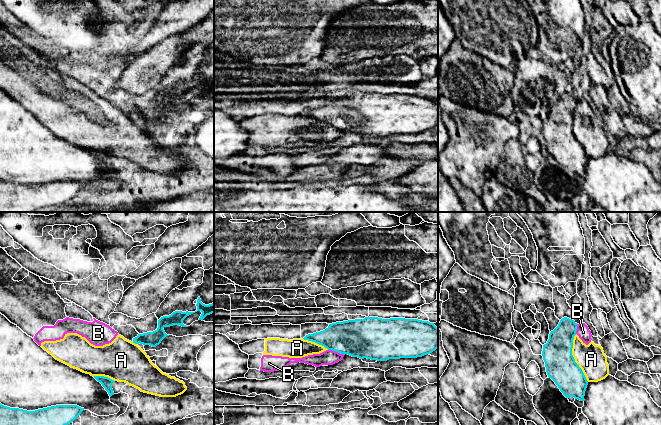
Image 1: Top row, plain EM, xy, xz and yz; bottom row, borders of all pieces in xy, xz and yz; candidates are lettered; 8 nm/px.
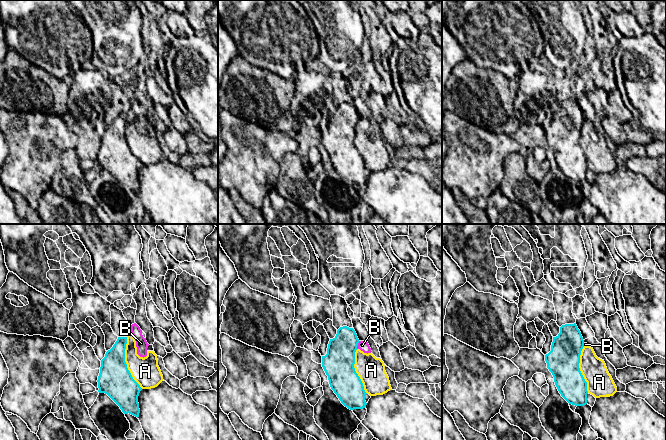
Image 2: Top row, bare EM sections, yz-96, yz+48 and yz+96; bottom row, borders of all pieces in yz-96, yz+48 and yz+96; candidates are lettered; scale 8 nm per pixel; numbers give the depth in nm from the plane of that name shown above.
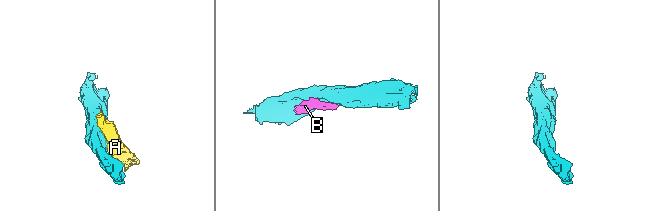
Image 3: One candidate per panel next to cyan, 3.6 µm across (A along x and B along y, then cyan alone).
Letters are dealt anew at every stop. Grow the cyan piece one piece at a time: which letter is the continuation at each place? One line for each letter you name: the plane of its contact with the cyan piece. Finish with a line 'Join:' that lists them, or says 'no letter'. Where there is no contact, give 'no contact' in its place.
Join: no letter

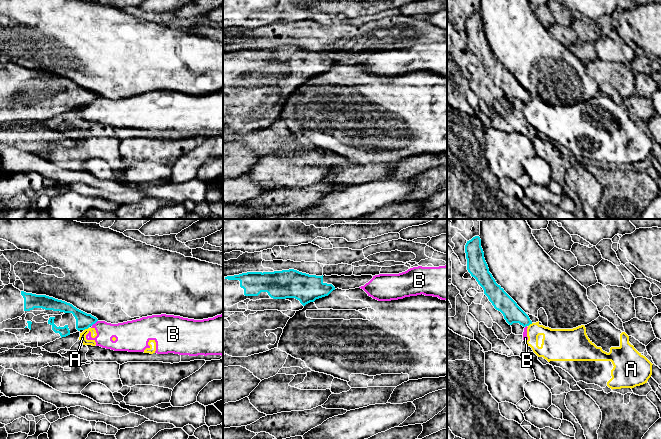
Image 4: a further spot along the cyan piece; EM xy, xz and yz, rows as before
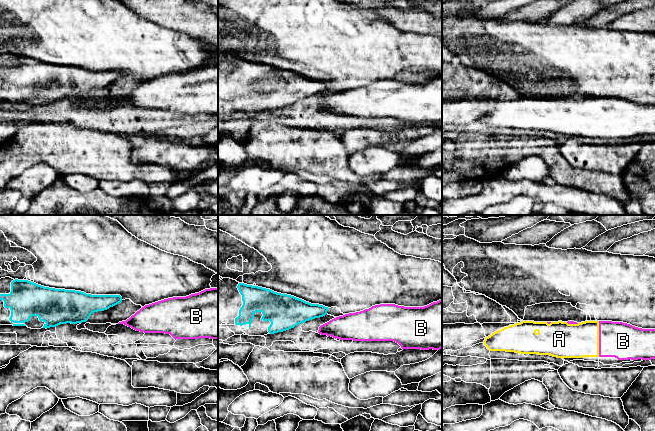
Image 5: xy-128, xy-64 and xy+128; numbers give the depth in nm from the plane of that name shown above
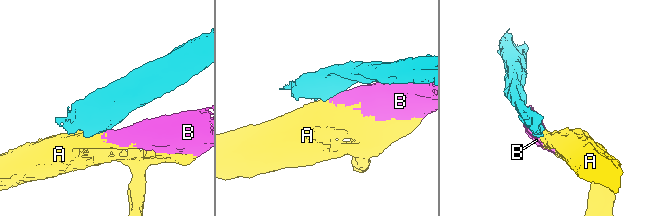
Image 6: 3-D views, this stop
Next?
Join: no letter

